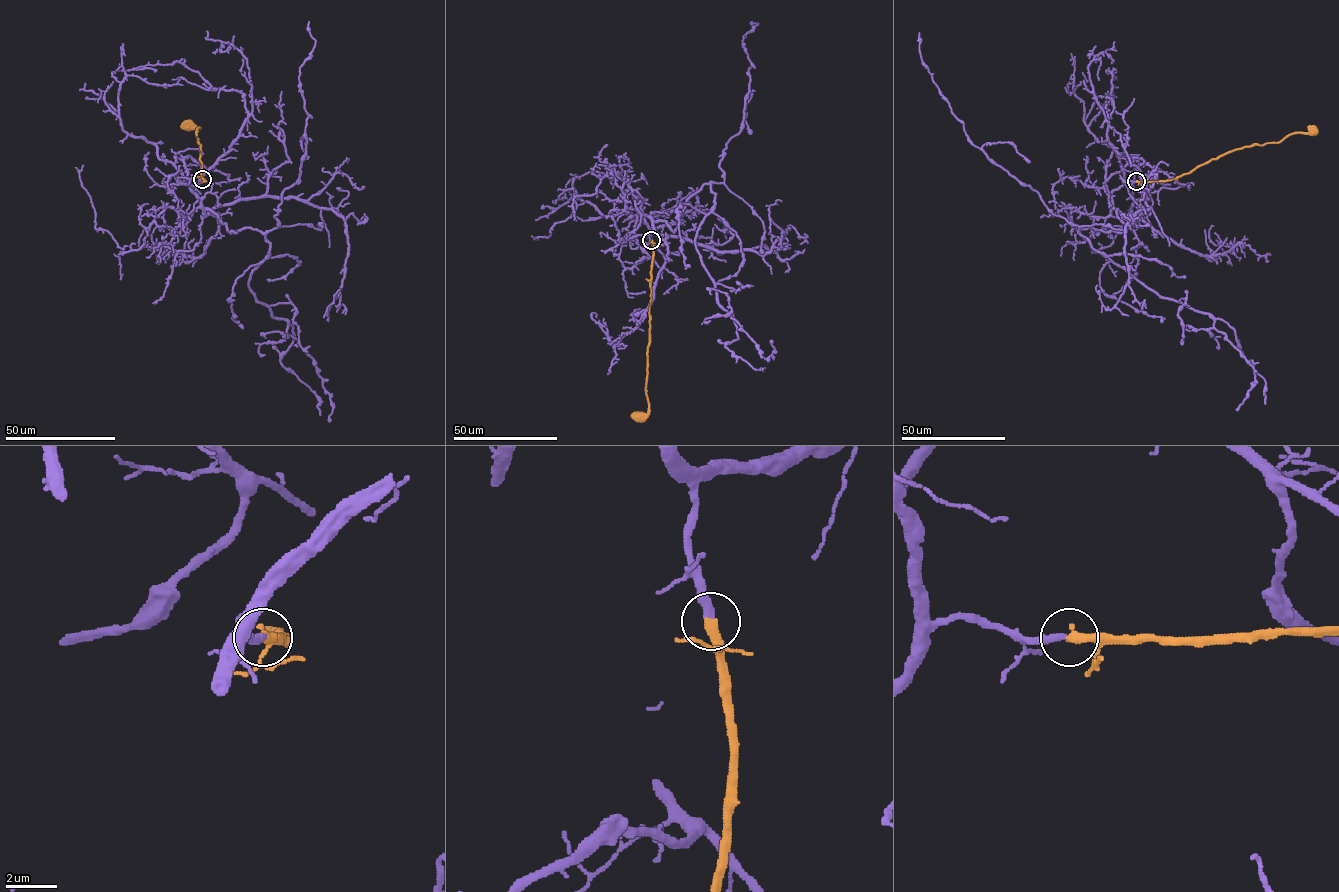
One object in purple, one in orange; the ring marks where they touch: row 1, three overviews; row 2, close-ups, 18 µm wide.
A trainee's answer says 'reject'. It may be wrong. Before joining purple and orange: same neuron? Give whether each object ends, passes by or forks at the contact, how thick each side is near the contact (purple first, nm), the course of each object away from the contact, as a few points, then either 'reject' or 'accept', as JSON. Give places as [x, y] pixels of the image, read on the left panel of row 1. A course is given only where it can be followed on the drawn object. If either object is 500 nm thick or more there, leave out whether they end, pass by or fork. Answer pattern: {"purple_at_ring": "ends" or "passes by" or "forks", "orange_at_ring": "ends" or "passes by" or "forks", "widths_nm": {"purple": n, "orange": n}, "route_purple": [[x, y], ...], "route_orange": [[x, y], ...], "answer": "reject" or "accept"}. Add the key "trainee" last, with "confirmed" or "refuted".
{"purple_at_ring": "ends", "orange_at_ring": "ends", "widths_nm": {"purple": 320, "orange": 400}, "route_purple": [[202, 179], [200, 205], [230, 232], [251, 227], [269, 243], [248, 286], [313, 359], [330, 421]], "route_orange": [[202, 179], [201, 146], [197, 138], [199, 128], [188, 125]], "answer": "accept", "trainee": "refuted"}

